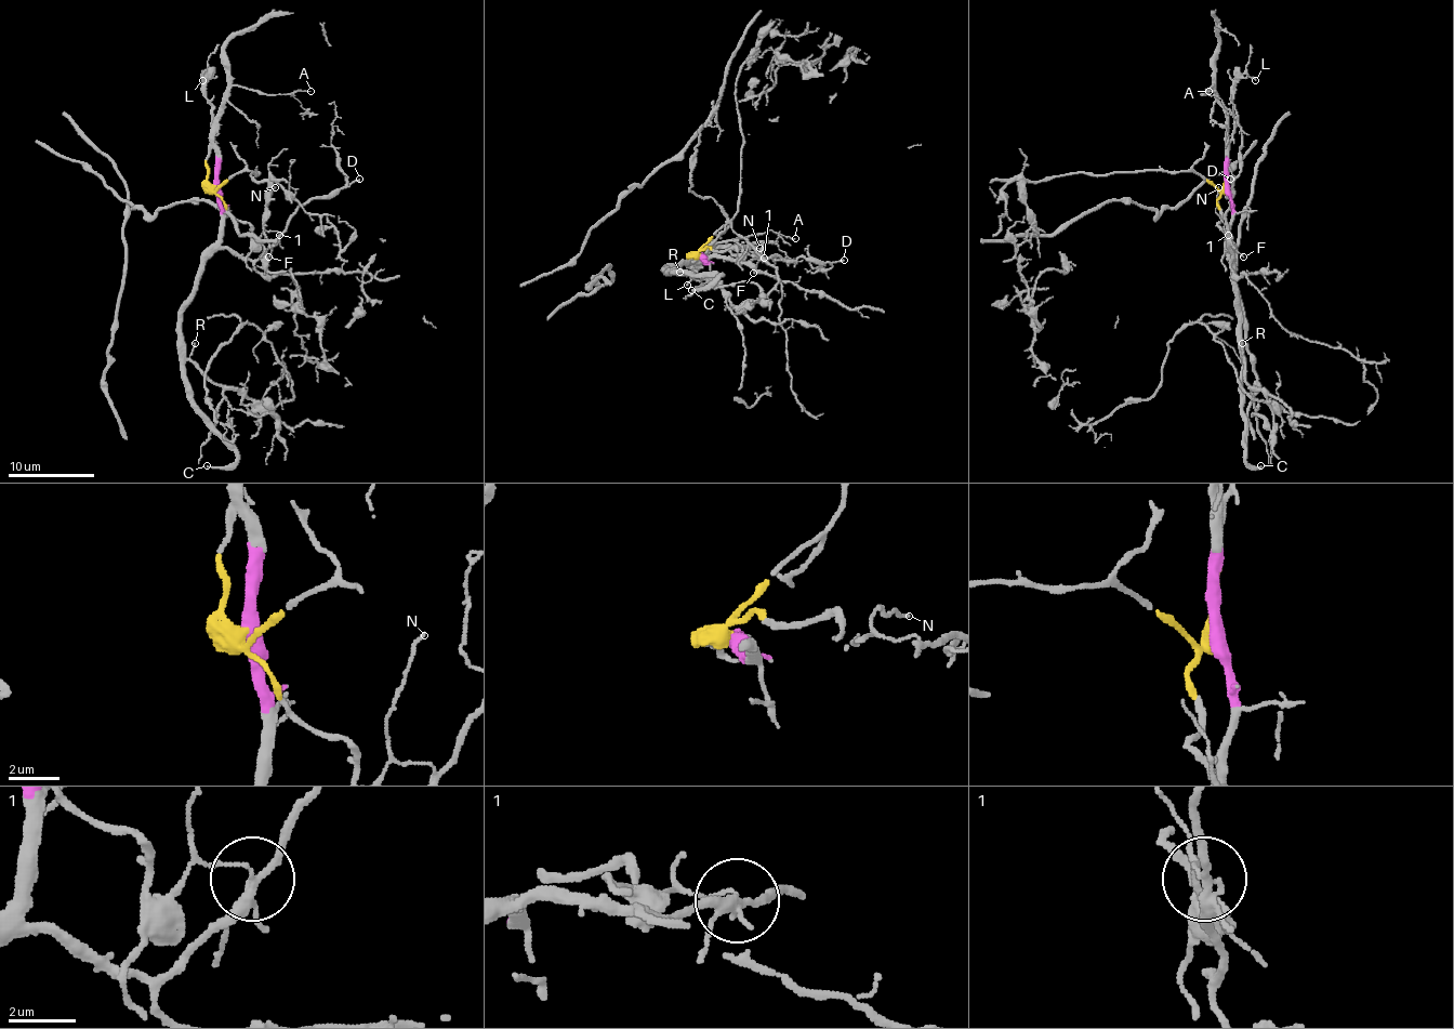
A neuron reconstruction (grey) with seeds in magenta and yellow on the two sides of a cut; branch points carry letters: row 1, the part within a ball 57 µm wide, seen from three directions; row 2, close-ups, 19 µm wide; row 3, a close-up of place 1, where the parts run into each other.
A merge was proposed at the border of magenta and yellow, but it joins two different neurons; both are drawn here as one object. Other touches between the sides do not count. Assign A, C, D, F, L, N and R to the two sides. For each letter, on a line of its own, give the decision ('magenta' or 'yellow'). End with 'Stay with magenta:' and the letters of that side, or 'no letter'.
A: magenta
C: magenta
D: magenta
F: magenta
L: yellow
N: yellow
R: magenta
Stay with magenta: A, C, D, F, R

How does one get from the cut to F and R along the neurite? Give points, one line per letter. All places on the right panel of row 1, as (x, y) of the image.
F: (1226, 187), (1232, 211), (1228, 246), (1230, 259), (1230, 248), (1243, 256)
R: (1226, 187), (1232, 211), (1230, 259), (1239, 313), (1239, 352), (1243, 358), (1243, 343)

